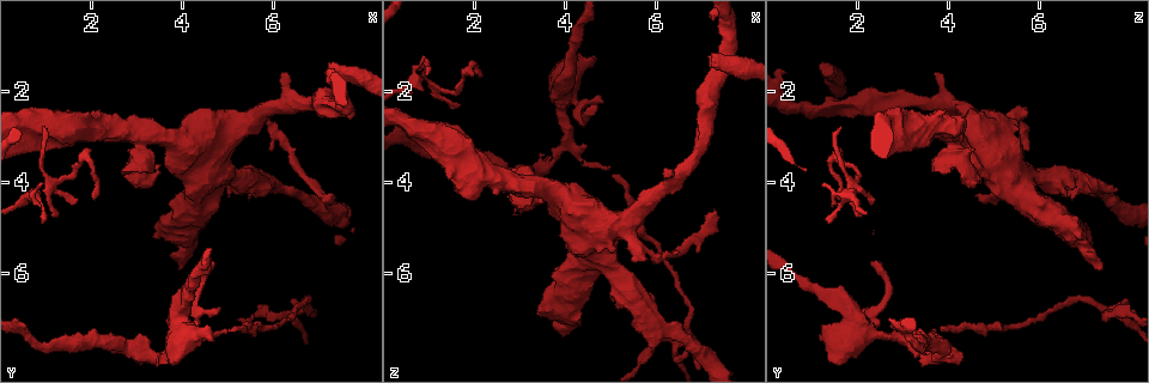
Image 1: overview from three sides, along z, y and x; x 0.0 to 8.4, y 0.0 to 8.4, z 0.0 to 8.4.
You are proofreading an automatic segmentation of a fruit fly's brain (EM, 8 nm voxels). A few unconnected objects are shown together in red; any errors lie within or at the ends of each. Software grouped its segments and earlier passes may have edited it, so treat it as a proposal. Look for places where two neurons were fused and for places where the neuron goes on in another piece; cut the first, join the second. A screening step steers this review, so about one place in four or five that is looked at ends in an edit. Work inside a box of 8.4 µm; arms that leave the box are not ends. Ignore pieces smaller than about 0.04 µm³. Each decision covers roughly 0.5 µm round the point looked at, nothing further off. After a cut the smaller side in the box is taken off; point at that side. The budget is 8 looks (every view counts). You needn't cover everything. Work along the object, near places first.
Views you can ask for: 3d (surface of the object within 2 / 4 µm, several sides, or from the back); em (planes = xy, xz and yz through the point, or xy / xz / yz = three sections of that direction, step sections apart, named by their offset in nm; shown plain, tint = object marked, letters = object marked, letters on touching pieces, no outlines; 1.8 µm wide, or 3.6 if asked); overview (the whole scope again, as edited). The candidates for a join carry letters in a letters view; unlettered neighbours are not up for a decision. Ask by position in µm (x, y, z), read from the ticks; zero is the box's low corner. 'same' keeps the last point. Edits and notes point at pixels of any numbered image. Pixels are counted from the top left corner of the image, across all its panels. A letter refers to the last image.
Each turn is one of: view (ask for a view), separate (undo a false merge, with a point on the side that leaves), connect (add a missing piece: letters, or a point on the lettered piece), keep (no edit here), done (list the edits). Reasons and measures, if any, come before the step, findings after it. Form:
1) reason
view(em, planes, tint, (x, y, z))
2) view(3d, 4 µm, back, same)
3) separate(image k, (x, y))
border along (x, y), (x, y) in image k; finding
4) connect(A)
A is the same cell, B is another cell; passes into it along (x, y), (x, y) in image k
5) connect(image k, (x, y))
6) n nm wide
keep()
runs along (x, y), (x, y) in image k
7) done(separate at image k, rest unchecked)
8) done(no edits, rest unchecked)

view(3d, 2 µm, (4.65, 7.50, 1.25))

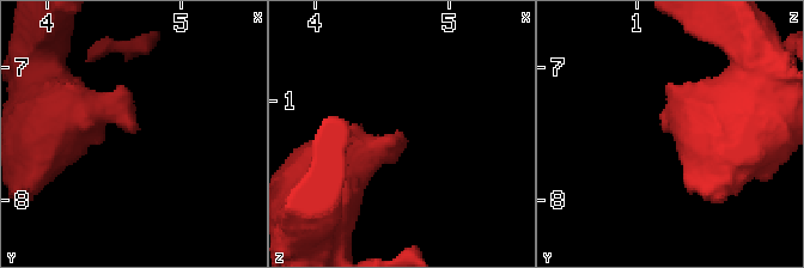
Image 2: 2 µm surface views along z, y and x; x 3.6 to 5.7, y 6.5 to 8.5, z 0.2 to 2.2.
view(em, planes, letters, (4.64, 7.48, 1.24))

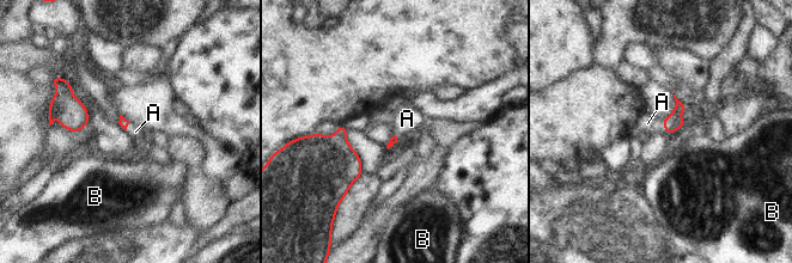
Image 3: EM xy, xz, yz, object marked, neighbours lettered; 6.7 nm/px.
connect(A)
A is the same cell, B is another cell; passes into it along (674, 122), (663, 126), (647, 123) in image 3; it goes on there

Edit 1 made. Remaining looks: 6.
view(overview)

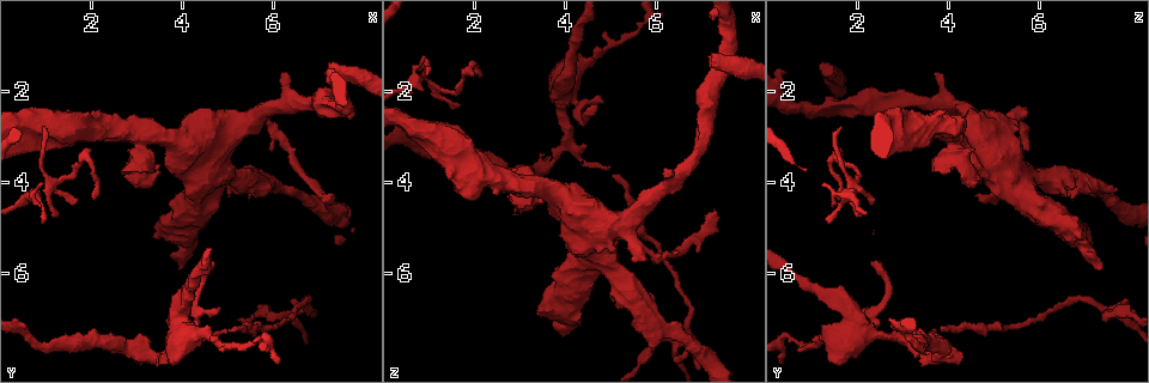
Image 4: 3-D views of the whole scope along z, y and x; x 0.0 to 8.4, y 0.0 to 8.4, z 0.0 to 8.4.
an open end
view(3d, 4 µm, (5.05, 7.30, 3.80))

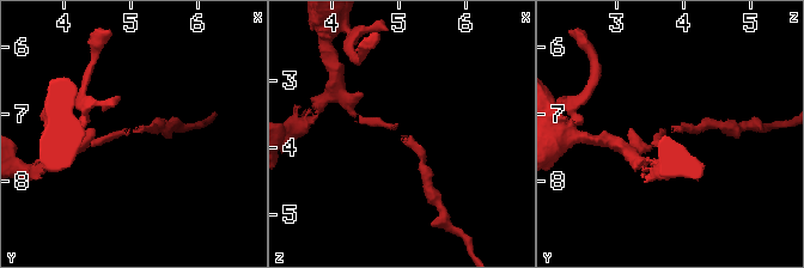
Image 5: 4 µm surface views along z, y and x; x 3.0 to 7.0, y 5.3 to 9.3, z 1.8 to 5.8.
need the tissue
view(em, yz, step 8, tint, (5.05, 7.25, 3.90))

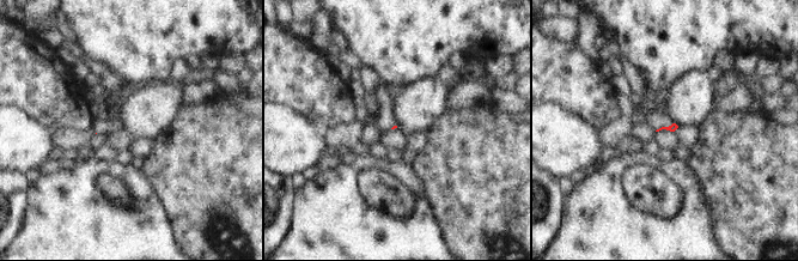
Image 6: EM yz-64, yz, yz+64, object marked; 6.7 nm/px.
cut it another way
view(em, xz, step 4, letters, same)

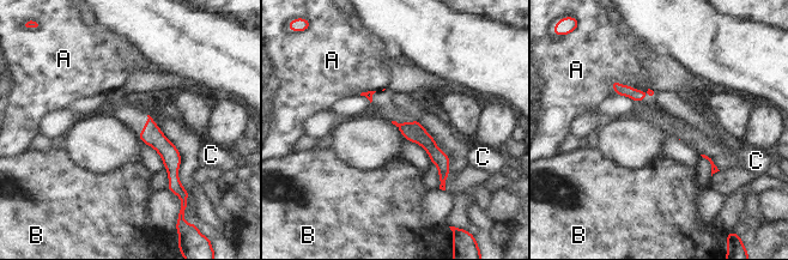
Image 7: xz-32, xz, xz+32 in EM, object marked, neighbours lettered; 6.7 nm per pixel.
A touches over 150 nm
keep()
A, B and C are other cells; none of them fits

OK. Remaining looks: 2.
view(em, yz, step 16, letters, (6.45, 6.90, 7.50))

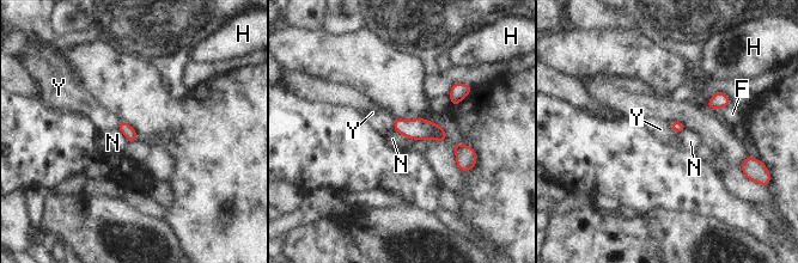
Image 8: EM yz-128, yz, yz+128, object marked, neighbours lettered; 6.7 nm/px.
keep()
F, H, N and Y are other cells; border along (393, 129), (415, 140) in image 8; all the same neuron

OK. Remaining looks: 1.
done(connect at image 3, rest unchecked)

